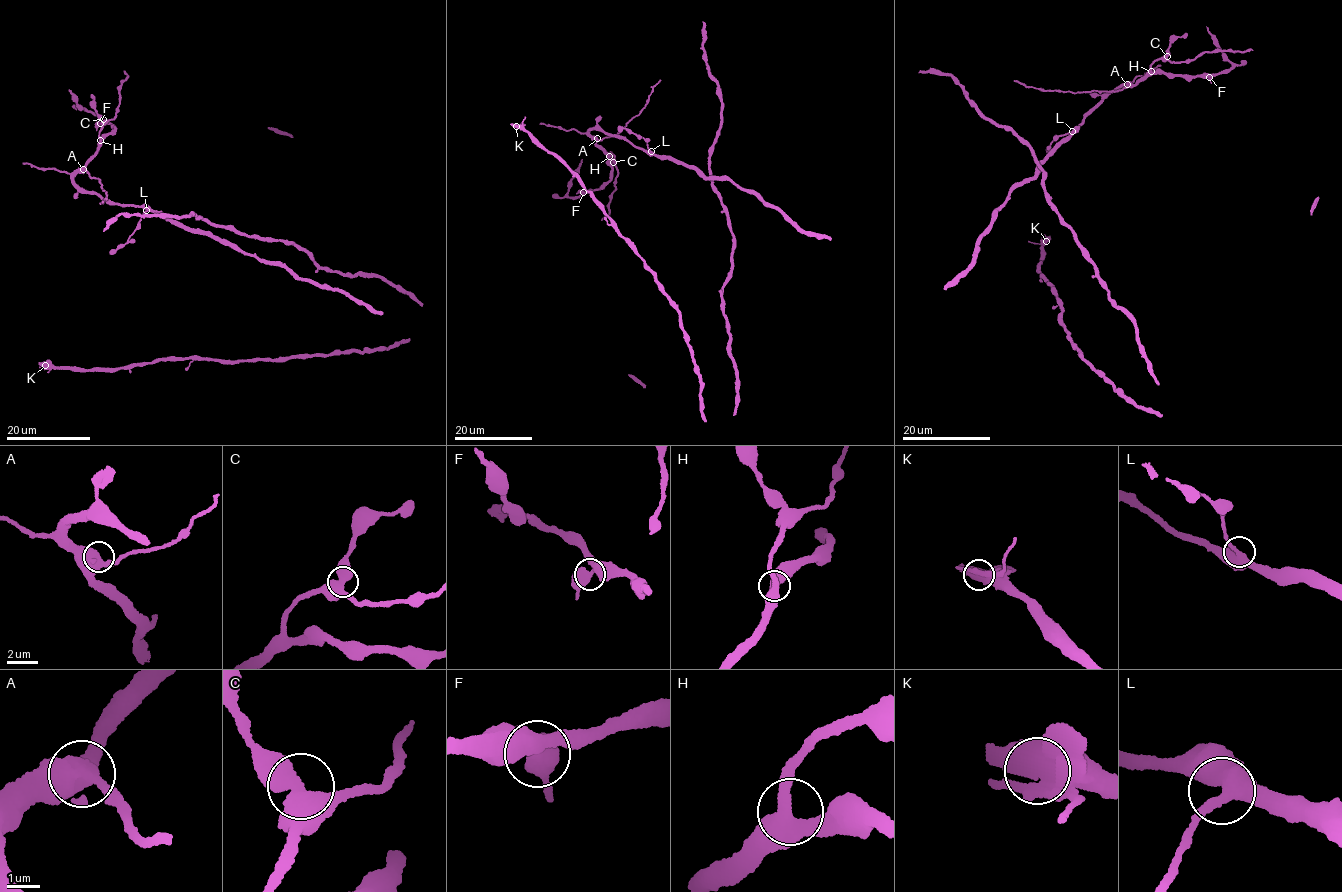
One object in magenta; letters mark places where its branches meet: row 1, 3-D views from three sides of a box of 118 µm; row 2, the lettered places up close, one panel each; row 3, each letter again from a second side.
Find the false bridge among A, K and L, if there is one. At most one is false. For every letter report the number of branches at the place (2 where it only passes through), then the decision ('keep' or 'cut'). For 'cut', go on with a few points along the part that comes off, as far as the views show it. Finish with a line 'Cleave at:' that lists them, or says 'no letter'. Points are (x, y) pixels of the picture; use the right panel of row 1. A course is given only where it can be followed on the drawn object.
A: 3 | keep
K: 3 | keep
L: 3 | keep
Cleave at: no letter

